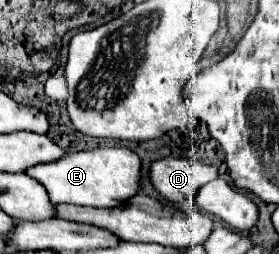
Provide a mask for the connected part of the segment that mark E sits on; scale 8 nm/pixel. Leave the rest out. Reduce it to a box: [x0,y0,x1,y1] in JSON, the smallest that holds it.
[26,147,140,207]

